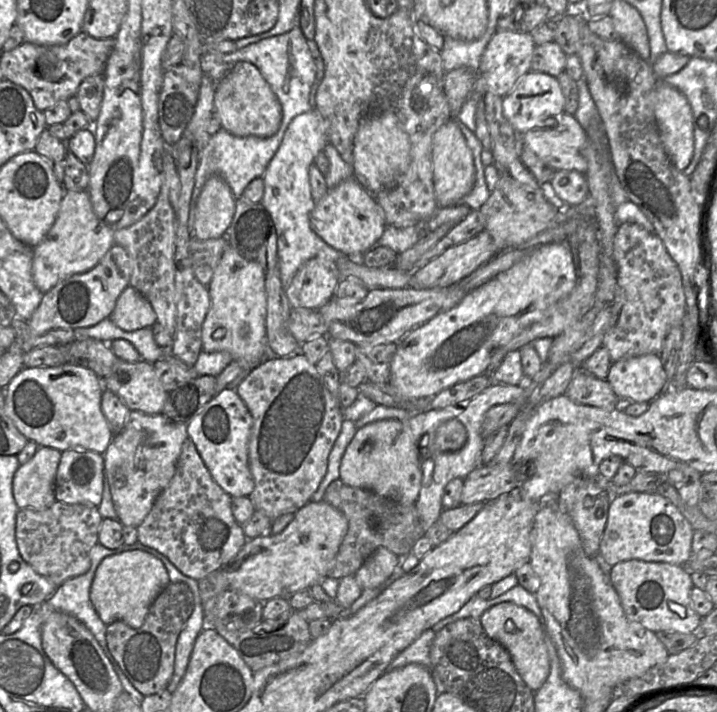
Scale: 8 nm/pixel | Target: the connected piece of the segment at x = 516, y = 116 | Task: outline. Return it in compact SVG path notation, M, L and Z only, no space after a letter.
M530 70L514 89L502 100L503 113L512 127L523 134L533 129L552 127L565 112L565 98L557 77L544 72Z

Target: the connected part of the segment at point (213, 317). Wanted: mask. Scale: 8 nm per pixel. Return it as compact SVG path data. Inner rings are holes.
M231 246L226 247L207 287L210 308L202 324L203 351L227 352L234 361L250 370L259 366L267 357L273 357L266 341L265 273L258 263L243 258ZM219 328L225 330L225 335L214 339L213 333Z

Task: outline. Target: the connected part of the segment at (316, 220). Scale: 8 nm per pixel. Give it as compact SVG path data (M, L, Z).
M355 178L346 179L328 189L315 203L310 213L310 224L321 239L346 256L363 256L377 243L386 228L384 215L373 194Z

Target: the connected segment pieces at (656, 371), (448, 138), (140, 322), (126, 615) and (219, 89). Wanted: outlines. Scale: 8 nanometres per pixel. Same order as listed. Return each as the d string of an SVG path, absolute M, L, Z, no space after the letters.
M646 354L611 364L607 381L615 394L632 403L650 403L667 386L667 376L658 354Z
M451 118L444 123L433 135L432 170L435 197L439 207L458 204L474 186L475 164L473 153L455 118Z
M130 285L119 295L109 318L124 331L152 327L157 322L150 302Z
M140 550L127 551L100 562L90 588L90 601L105 625L120 620L139 628L151 604L169 583L168 572L160 559Z
M239 61L216 85L214 114L219 118L222 129L235 136L269 137L279 129L282 107L260 70L250 62Z

